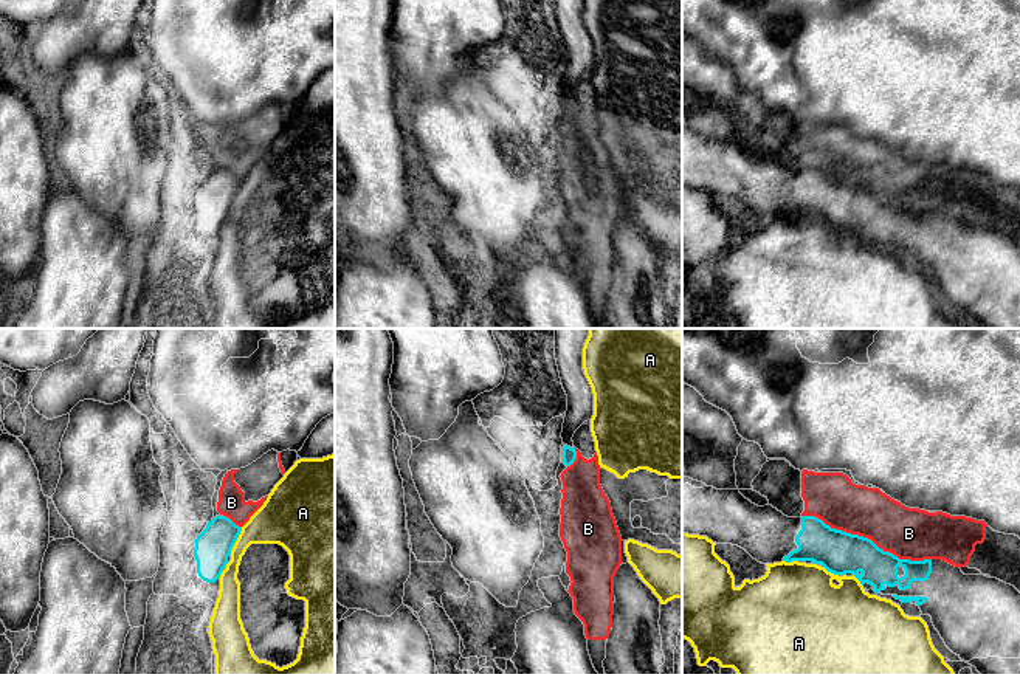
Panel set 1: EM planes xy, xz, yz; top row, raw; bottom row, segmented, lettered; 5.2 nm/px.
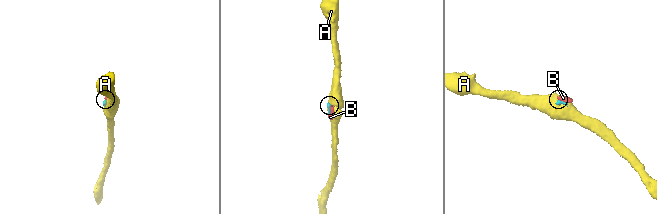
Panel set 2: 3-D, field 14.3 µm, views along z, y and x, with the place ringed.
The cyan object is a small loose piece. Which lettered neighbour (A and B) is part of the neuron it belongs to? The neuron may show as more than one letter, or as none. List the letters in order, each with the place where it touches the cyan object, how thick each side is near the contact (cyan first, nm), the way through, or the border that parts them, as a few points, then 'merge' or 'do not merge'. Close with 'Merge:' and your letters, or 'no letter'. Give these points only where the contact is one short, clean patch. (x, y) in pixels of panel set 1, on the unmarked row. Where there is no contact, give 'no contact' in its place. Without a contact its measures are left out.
A: xy (236, 192) | 190/240 nm | do not merge
B: yz (867, 191) | 220/280 nm | do not merge
Merge: no letter

